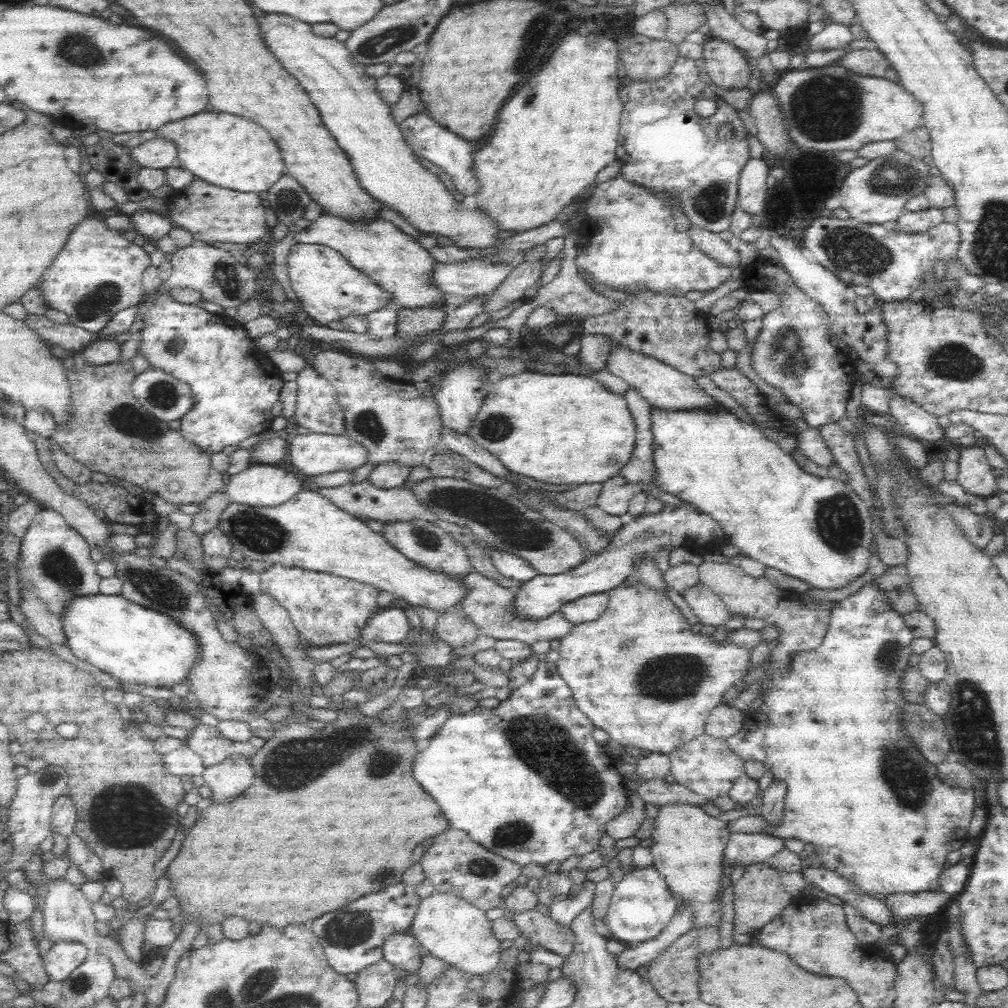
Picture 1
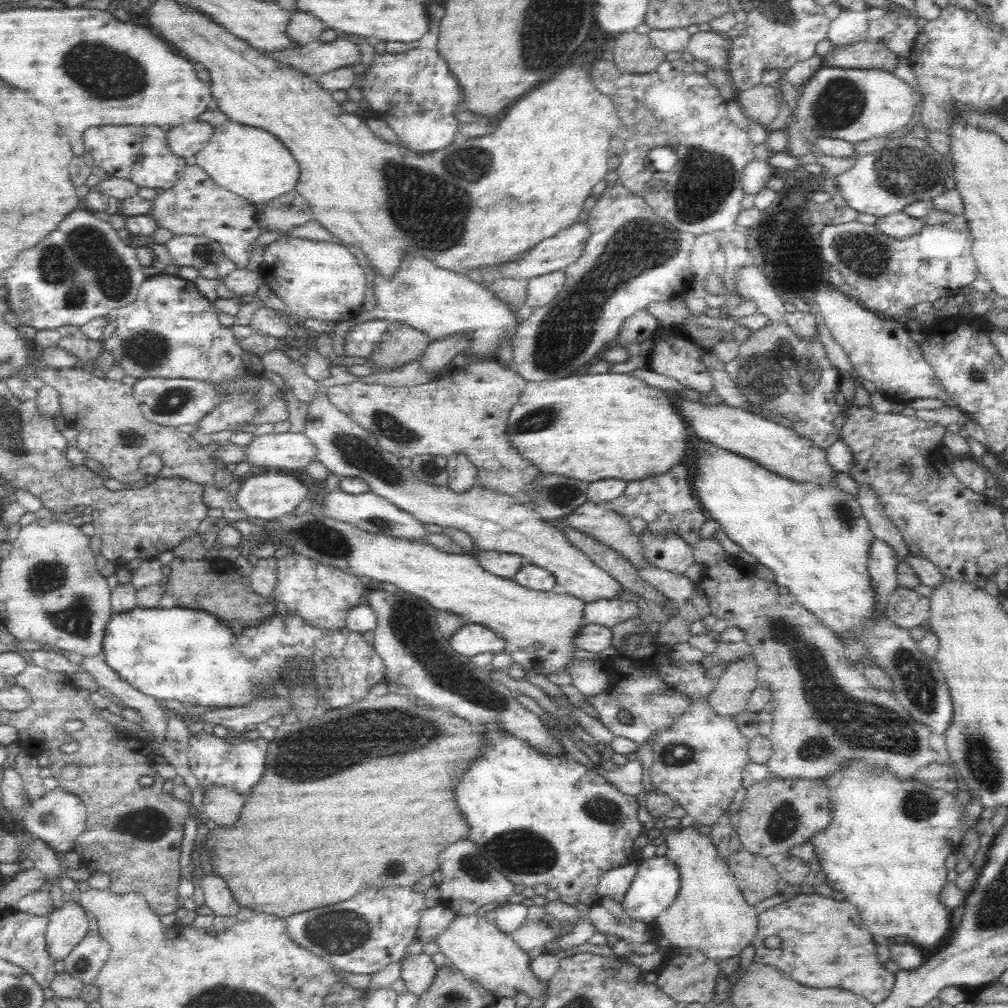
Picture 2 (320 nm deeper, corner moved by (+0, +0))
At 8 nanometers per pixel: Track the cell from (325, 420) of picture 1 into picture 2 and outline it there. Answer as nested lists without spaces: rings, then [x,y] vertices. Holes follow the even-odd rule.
[[[333,366],[332,376],[324,382],[317,382],[317,399],[309,404],[303,431],[316,449],[316,458],[330,474],[364,480],[370,492],[385,498],[423,524],[438,524],[466,533],[477,551],[513,552],[523,556],[528,564],[551,572],[566,594],[583,600],[586,605],[597,600],[618,599],[626,591],[585,552],[576,548],[561,530],[544,523],[533,508],[516,502],[512,496],[484,489],[478,484],[467,493],[456,494],[447,486],[420,482],[410,468],[400,465],[397,456],[386,452],[367,430],[340,412],[326,397],[328,386],[348,385],[354,380],[358,378],[352,376],[345,366]]]

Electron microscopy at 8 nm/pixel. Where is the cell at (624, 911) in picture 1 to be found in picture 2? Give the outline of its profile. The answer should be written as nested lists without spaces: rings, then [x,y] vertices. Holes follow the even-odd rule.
[[[666,856],[641,860],[638,866],[634,880],[621,904],[625,908],[627,920],[638,918],[641,920],[641,928],[643,928],[648,922],[659,920],[666,908],[676,900],[681,880],[679,868]]]

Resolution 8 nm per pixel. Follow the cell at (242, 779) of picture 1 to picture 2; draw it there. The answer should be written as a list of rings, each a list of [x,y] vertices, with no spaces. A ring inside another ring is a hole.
[[[216,786],[203,790],[202,810],[209,818],[211,826],[234,826],[243,811],[244,797],[228,788]]]

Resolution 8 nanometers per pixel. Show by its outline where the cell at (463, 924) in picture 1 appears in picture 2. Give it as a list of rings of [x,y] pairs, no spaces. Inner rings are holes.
[[[478,913],[458,914],[450,921],[448,928],[437,935],[435,942],[450,964],[468,980],[478,983],[496,998],[515,998],[522,993],[527,995],[533,1004],[539,1004],[539,1000],[548,998],[547,981],[533,975],[528,953],[515,943],[511,935],[500,931],[494,920],[488,921]]]

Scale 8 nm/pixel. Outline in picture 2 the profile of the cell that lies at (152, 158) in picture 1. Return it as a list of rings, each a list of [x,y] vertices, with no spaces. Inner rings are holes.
[[[194,119],[179,124],[167,131],[169,149],[176,156],[190,158],[200,152],[215,135],[215,127],[202,120]]]

